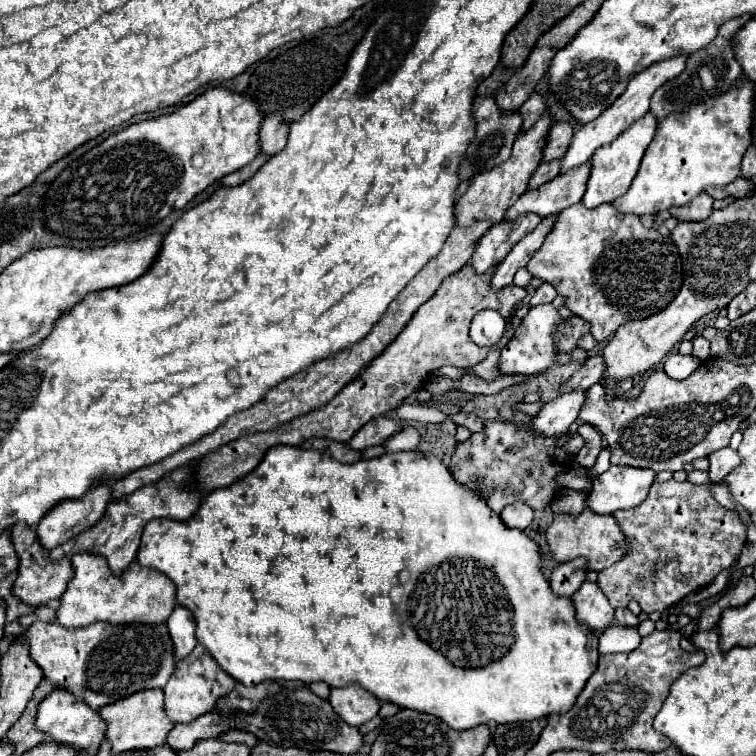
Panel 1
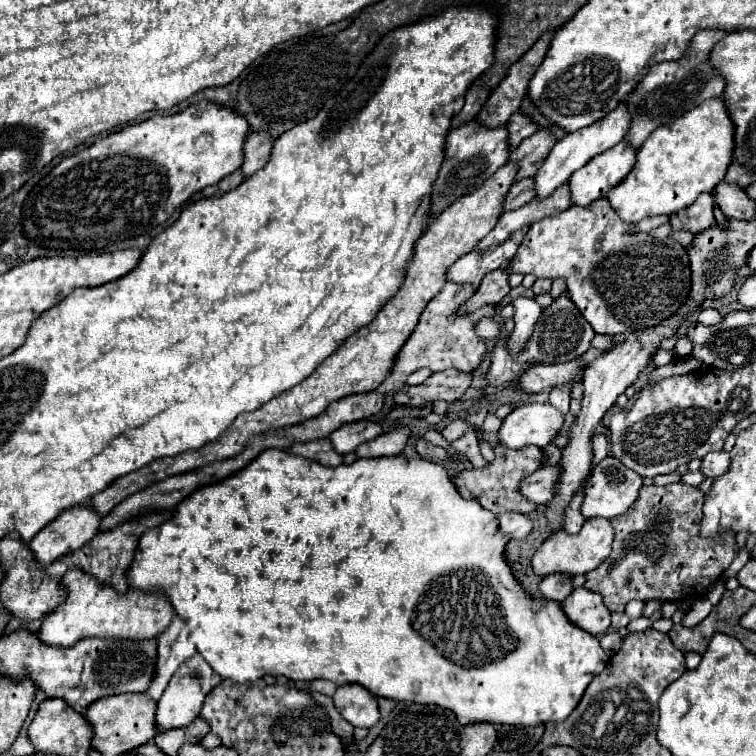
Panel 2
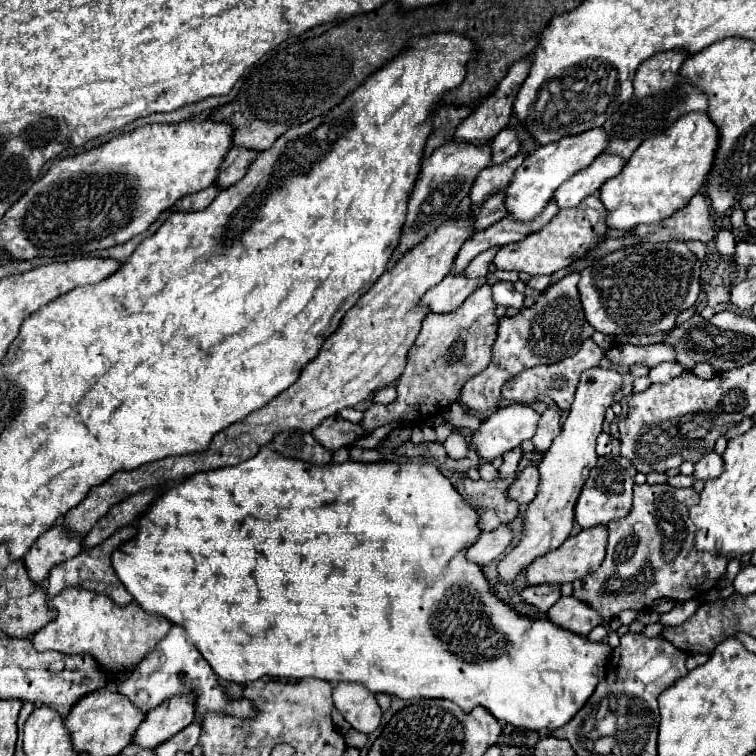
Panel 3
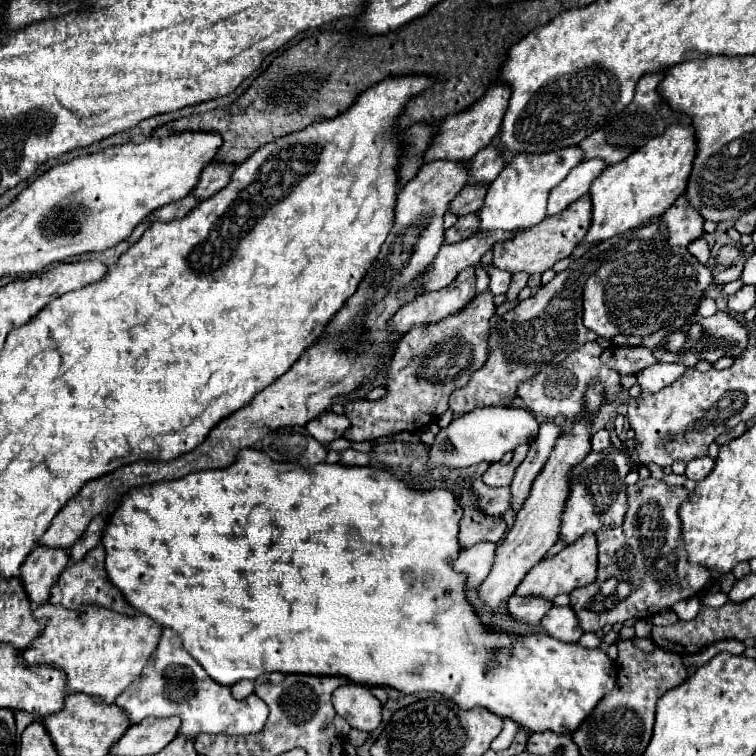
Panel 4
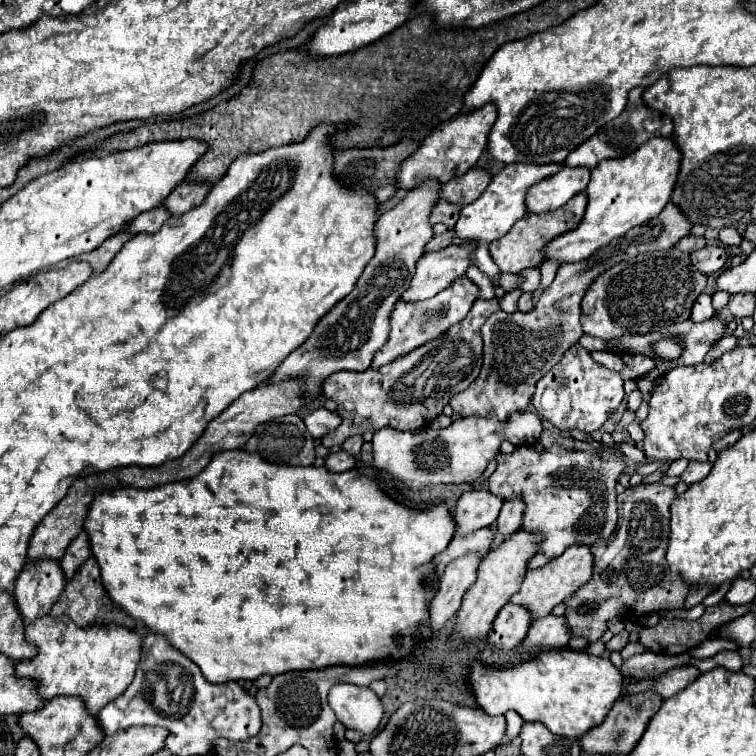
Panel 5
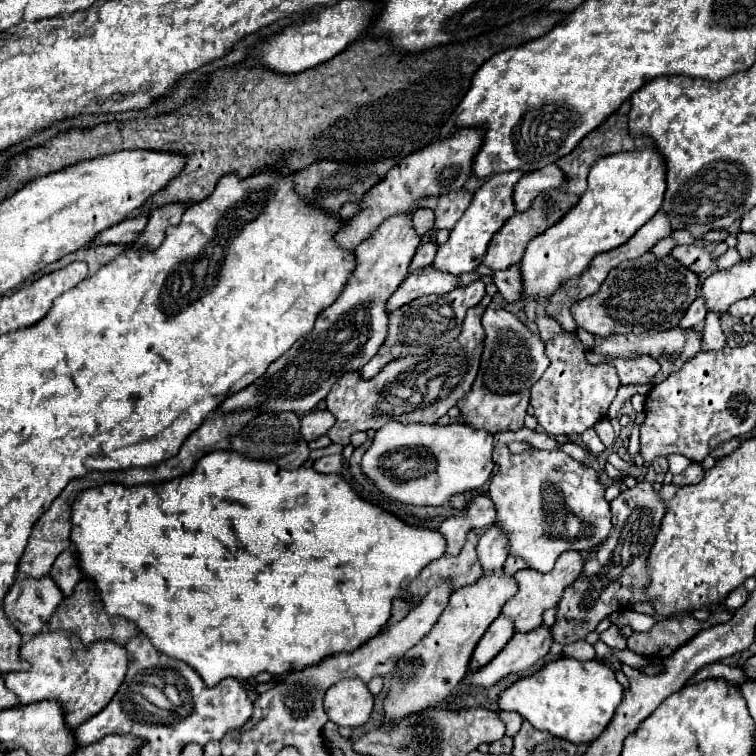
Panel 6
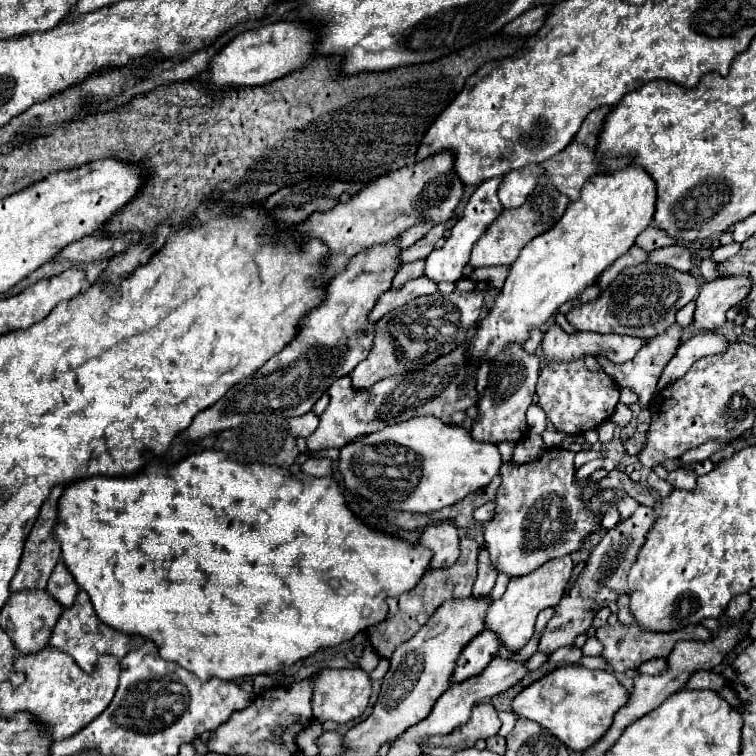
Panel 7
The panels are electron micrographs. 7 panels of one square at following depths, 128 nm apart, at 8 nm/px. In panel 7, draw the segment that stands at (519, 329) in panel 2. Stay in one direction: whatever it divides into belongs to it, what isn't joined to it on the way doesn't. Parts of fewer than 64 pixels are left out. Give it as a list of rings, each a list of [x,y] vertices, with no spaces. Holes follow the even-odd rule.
[[[496,176],[496,178],[490,178],[490,180],[484,180],[476,190],[474,194],[470,196],[466,208],[464,208],[464,214],[462,218],[454,224],[454,228],[450,230],[450,236],[446,240],[446,244],[438,250],[432,250],[426,258],[426,268],[424,268],[424,274],[434,280],[434,282],[458,282],[462,272],[464,272],[464,266],[468,264],[470,260],[470,252],[472,252],[472,246],[478,242],[478,238],[488,230],[488,226],[502,214],[504,208],[500,208],[500,200],[498,200],[498,186],[500,186],[500,180],[502,176]]]

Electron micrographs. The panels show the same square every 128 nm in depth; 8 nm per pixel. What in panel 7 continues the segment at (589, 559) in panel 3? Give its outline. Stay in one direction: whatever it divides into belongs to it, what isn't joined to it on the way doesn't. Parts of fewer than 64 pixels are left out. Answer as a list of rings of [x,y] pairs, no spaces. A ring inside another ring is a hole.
[[[564,556],[564,558],[556,558],[556,560],[546,562],[544,566],[536,568],[528,576],[510,578],[504,596],[498,598],[498,600],[494,600],[490,604],[490,608],[488,608],[486,628],[494,630],[500,636],[502,644],[508,650],[512,650],[512,652],[516,652],[522,646],[526,646],[526,642],[532,638],[534,622],[536,622],[538,612],[544,610],[544,608],[550,608],[550,606],[558,604],[558,600],[562,598],[568,582],[572,578],[572,570],[574,570],[572,556]]]

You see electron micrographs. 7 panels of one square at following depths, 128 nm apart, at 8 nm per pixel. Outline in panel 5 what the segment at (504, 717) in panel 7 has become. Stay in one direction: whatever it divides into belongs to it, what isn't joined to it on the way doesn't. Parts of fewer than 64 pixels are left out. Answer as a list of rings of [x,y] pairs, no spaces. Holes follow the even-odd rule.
[[[508,712],[508,714],[506,714],[506,720],[508,720],[508,730],[506,730],[506,734],[504,734],[504,744],[510,742],[510,740],[514,740],[514,738],[520,734],[520,728],[522,728],[522,724],[524,724],[524,720],[522,720],[518,714],[514,714],[514,712]]]

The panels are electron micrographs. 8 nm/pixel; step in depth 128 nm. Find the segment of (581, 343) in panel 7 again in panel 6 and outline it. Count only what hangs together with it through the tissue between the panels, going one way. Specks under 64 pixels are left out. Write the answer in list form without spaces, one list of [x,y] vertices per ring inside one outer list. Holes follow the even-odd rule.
[[[670,328],[664,332],[644,332],[644,334],[616,334],[610,338],[596,338],[594,352],[610,358],[634,358],[634,356],[652,356],[660,362],[660,370],[653,378],[653,385],[663,382],[670,374],[678,372],[684,362],[688,362],[692,356],[700,352],[702,344],[702,332],[696,332],[694,328]]]

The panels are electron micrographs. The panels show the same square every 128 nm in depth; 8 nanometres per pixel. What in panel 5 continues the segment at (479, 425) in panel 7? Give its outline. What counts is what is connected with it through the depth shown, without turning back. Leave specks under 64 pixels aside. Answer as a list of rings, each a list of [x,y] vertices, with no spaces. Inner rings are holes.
[[[670,202],[660,216],[656,216],[654,220],[648,220],[632,230],[626,232],[626,236],[622,236],[620,240],[612,240],[608,246],[596,250],[588,260],[580,260],[580,262],[572,262],[572,264],[562,264],[560,270],[556,272],[554,282],[536,298],[536,304],[532,308],[532,312],[514,312],[514,314],[506,314],[502,310],[494,312],[482,326],[482,338],[484,338],[484,364],[482,370],[478,374],[478,378],[460,394],[452,396],[450,406],[454,412],[458,412],[460,416],[488,416],[490,412],[498,416],[498,420],[506,420],[510,414],[524,410],[534,394],[534,386],[536,382],[550,370],[554,368],[554,364],[560,360],[560,356],[572,346],[578,344],[582,332],[580,326],[580,302],[588,290],[588,286],[596,280],[598,274],[602,274],[606,268],[610,268],[612,264],[626,260],[630,256],[638,256],[650,250],[668,250],[672,248],[680,238],[690,234],[692,224],[688,224],[688,220],[684,220],[684,214]]]

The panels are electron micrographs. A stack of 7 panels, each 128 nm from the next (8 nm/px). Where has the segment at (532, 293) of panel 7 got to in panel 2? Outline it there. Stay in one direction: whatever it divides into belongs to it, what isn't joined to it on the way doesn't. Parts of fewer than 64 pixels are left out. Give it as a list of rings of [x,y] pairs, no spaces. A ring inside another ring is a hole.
[[[724,98],[716,100],[706,100],[698,108],[692,108],[684,116],[672,122],[672,126],[656,128],[652,136],[640,146],[638,150],[638,160],[632,172],[626,176],[620,186],[612,188],[608,192],[608,200],[614,208],[614,212],[624,220],[624,222],[640,222],[642,218],[650,216],[660,216],[660,214],[674,214],[682,208],[688,208],[698,194],[702,192],[712,192],[718,182],[724,180],[728,166],[732,162],[732,140],[734,140],[734,128],[732,128],[732,118],[728,116],[728,110],[724,108]]]

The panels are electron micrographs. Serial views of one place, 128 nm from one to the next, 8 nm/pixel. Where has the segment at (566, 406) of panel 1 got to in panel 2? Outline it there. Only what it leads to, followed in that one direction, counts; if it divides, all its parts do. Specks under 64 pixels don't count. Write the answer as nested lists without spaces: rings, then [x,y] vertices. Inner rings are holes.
[[[548,402],[518,406],[504,418],[498,442],[508,448],[524,448],[530,444],[544,448],[558,436],[562,424],[564,414],[558,408],[552,408]]]

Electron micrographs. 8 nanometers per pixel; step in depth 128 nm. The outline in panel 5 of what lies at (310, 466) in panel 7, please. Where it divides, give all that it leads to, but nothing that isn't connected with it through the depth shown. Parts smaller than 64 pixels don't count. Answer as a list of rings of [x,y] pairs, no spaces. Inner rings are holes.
[[[332,452],[326,458],[326,468],[330,472],[344,472],[344,470],[350,470],[354,466],[356,466],[356,458],[348,452]]]

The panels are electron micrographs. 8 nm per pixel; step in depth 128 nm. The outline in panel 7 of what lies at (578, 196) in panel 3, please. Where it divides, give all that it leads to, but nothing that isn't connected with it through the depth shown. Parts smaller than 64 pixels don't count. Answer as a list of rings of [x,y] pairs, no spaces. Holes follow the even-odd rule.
[[[530,164],[528,168],[512,170],[504,176],[504,182],[498,190],[500,202],[504,208],[518,208],[524,204],[528,194],[536,188],[538,178],[544,174],[544,168]]]

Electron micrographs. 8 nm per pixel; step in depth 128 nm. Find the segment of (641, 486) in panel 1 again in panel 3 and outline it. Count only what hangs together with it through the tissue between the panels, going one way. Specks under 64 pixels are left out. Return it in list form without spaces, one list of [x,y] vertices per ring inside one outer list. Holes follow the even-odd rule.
[[[600,456],[598,464],[590,470],[590,478],[582,488],[582,494],[576,504],[576,522],[582,528],[590,528],[596,524],[608,524],[610,520],[628,516],[632,508],[632,488],[634,488],[634,476],[636,468],[630,464],[630,460],[624,460],[622,456]]]

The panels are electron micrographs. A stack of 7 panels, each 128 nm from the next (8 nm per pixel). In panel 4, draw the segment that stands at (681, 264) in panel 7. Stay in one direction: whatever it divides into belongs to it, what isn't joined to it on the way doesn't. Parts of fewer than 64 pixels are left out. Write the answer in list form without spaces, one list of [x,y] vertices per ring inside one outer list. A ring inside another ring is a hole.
[[[728,244],[728,246],[722,246],[720,252],[718,252],[718,262],[720,264],[734,264],[736,258],[738,258],[738,246],[734,244]]]

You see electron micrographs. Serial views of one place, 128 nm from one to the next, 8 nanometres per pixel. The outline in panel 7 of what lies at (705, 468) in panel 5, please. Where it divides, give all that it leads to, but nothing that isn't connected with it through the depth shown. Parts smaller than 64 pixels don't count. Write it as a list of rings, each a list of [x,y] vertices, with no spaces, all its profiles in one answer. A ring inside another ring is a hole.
[[[678,468],[678,470],[674,470],[674,472],[668,474],[666,482],[672,484],[676,490],[680,490],[680,488],[692,490],[696,486],[696,478],[698,476],[696,476],[696,472],[692,468]]]

